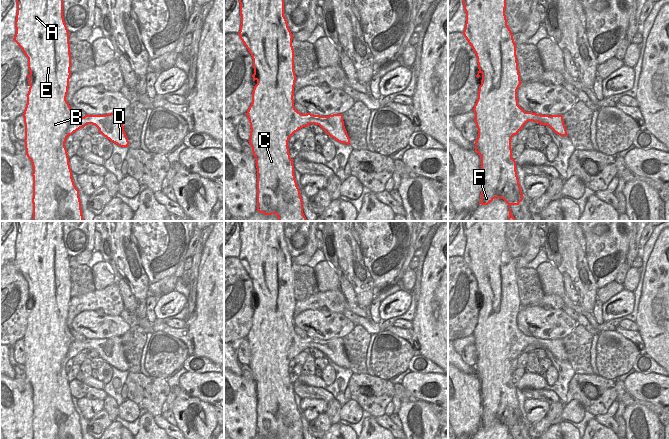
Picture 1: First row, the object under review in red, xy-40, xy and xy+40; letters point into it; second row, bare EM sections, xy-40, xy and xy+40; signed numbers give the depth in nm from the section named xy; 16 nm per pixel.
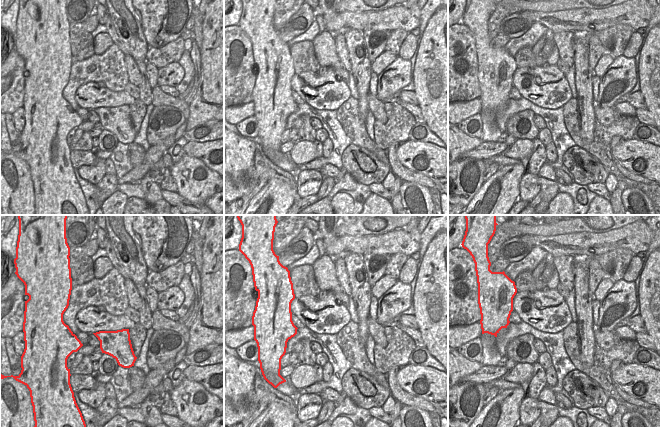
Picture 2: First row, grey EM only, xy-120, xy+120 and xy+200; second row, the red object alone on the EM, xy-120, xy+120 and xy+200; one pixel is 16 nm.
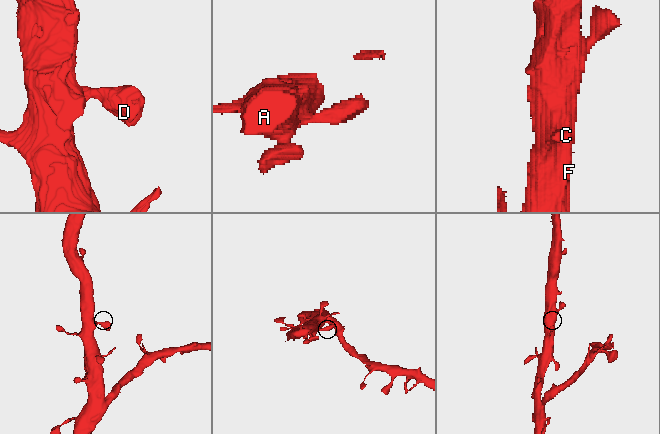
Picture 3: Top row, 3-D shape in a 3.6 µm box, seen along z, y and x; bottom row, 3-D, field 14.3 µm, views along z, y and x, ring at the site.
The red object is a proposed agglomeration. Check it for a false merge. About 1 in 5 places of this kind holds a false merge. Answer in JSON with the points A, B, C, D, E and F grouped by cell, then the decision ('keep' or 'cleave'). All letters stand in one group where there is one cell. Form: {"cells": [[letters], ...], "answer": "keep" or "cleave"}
{"cells": [["A", "B", "C", "D", "E", "F"]], "answer": "keep"}

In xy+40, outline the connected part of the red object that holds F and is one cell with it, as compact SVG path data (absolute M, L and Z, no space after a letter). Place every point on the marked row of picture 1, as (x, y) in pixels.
M462 0L466 12L466 23L463 35L471 45L477 57L478 74L482 74L481 85L478 90L478 98L474 105L474 121L478 129L478 137L475 141L475 151L481 157L482 192L479 205L488 205L495 198L503 199L509 206L508 221L517 221L511 212L511 205L519 205L523 200L523 193L519 185L516 171L516 161L512 158L511 140L514 135L523 128L528 121L538 122L539 125L549 126L556 134L568 136L562 115L541 115L533 112L525 112L519 105L517 90L522 84L518 69L516 44L513 34L507 25L505 15L506 0Z

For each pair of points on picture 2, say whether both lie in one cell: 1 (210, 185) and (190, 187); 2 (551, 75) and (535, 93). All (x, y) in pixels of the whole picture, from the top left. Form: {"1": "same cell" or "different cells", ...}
{"1": "same cell", "2": "same cell"}

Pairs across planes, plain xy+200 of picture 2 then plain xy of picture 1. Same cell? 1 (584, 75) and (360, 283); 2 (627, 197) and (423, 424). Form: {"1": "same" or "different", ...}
{"1": "same", "2": "same"}

